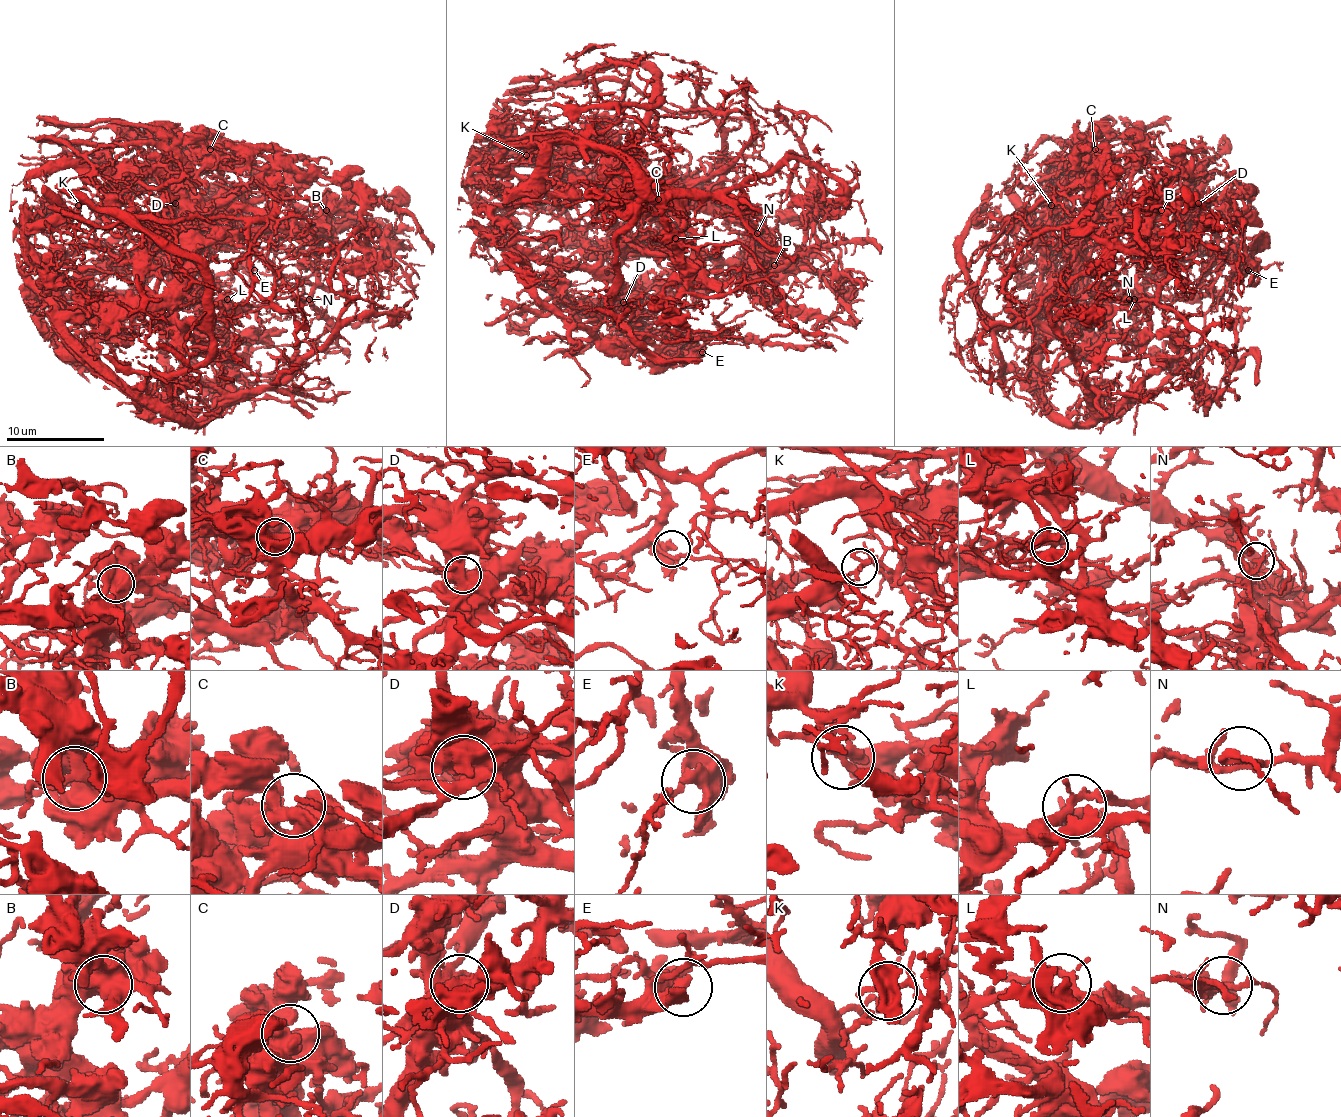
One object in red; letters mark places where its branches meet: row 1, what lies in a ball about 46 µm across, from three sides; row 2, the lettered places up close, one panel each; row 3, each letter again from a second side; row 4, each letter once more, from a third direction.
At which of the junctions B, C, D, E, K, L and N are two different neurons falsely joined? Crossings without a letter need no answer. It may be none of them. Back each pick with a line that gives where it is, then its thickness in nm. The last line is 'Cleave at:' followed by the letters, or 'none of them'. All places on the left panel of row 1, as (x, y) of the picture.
Cleave at: none of them

